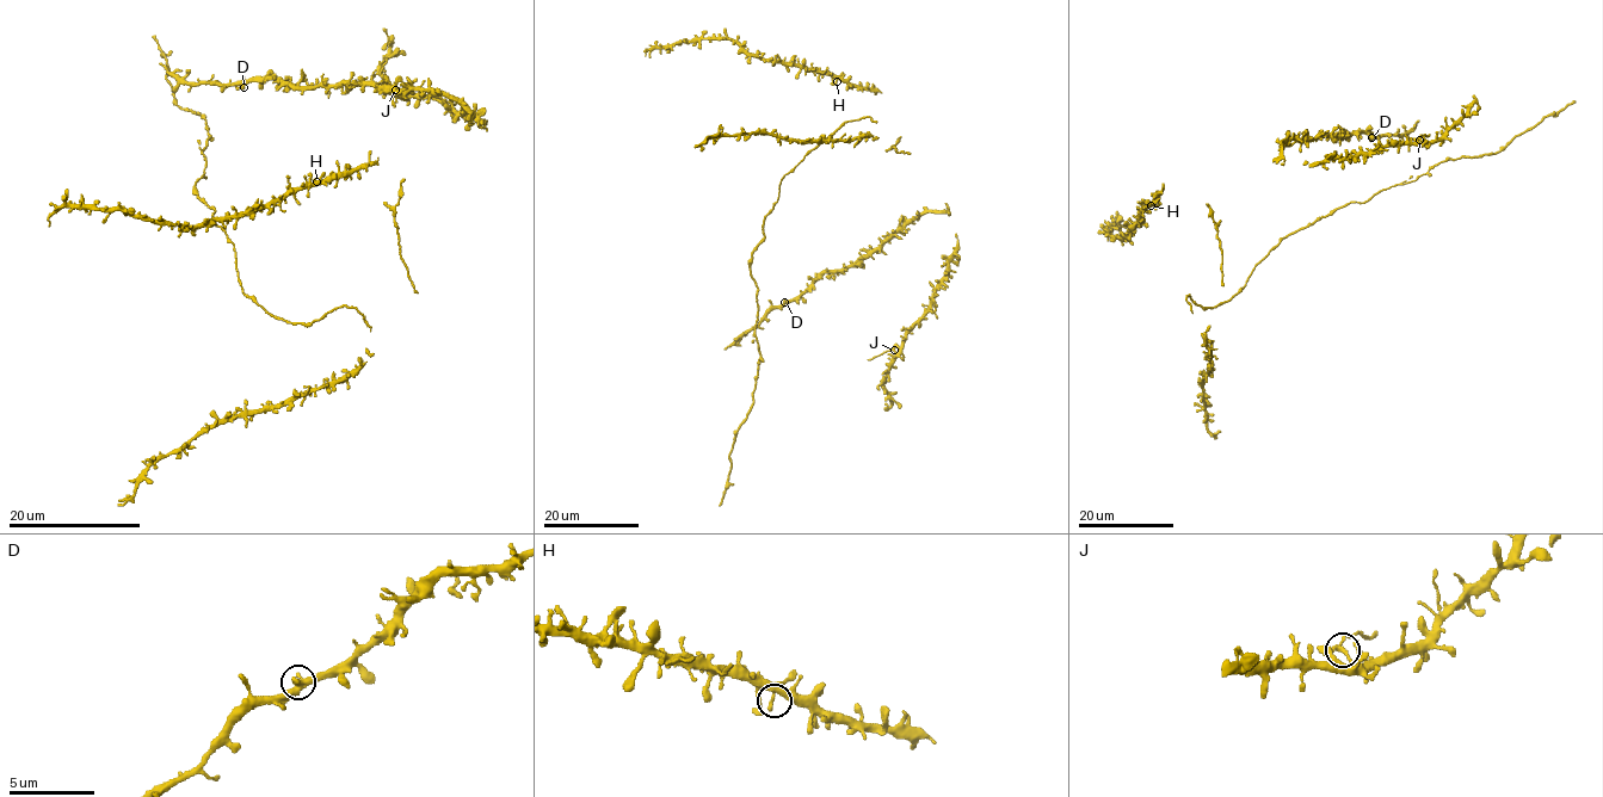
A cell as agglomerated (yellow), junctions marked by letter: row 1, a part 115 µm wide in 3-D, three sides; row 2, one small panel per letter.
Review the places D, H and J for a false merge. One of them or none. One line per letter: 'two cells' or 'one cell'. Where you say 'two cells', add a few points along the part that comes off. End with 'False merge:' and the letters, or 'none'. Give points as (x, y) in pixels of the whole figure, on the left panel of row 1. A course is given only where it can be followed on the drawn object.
D: one cell
H: one cell
J: two cells; foreign part runs (395, 88), (359, 82)
False merge: J

